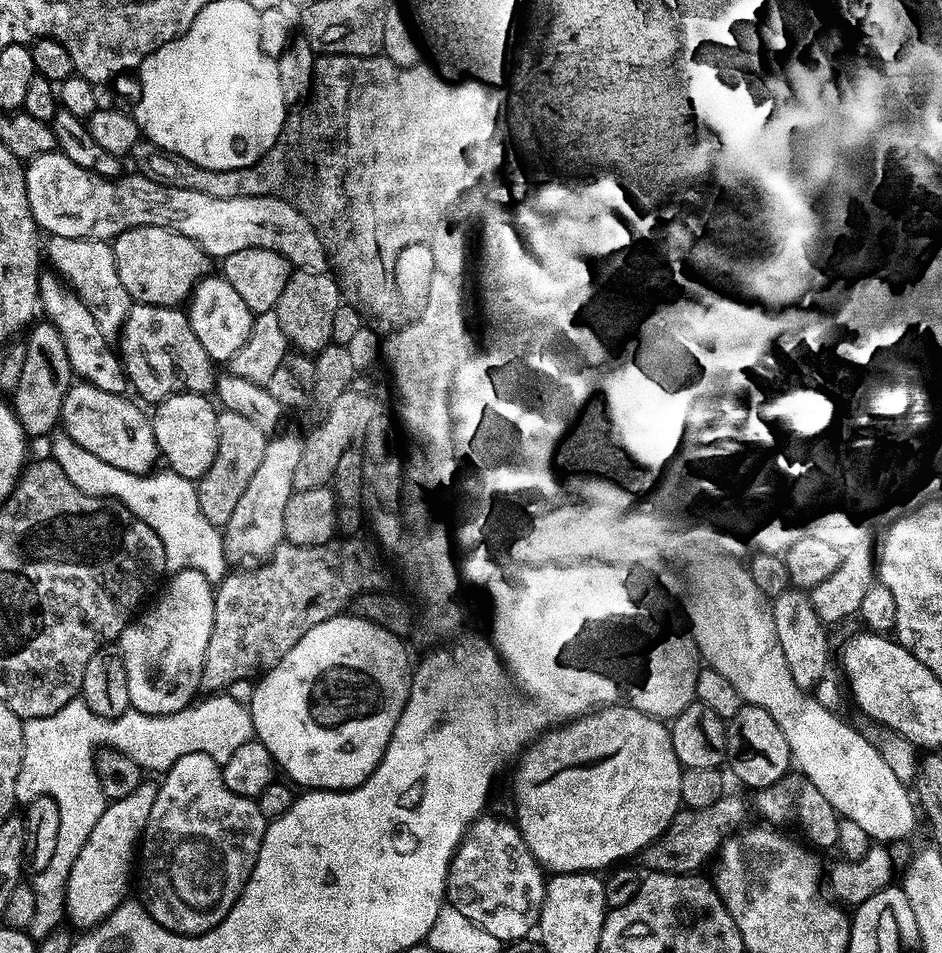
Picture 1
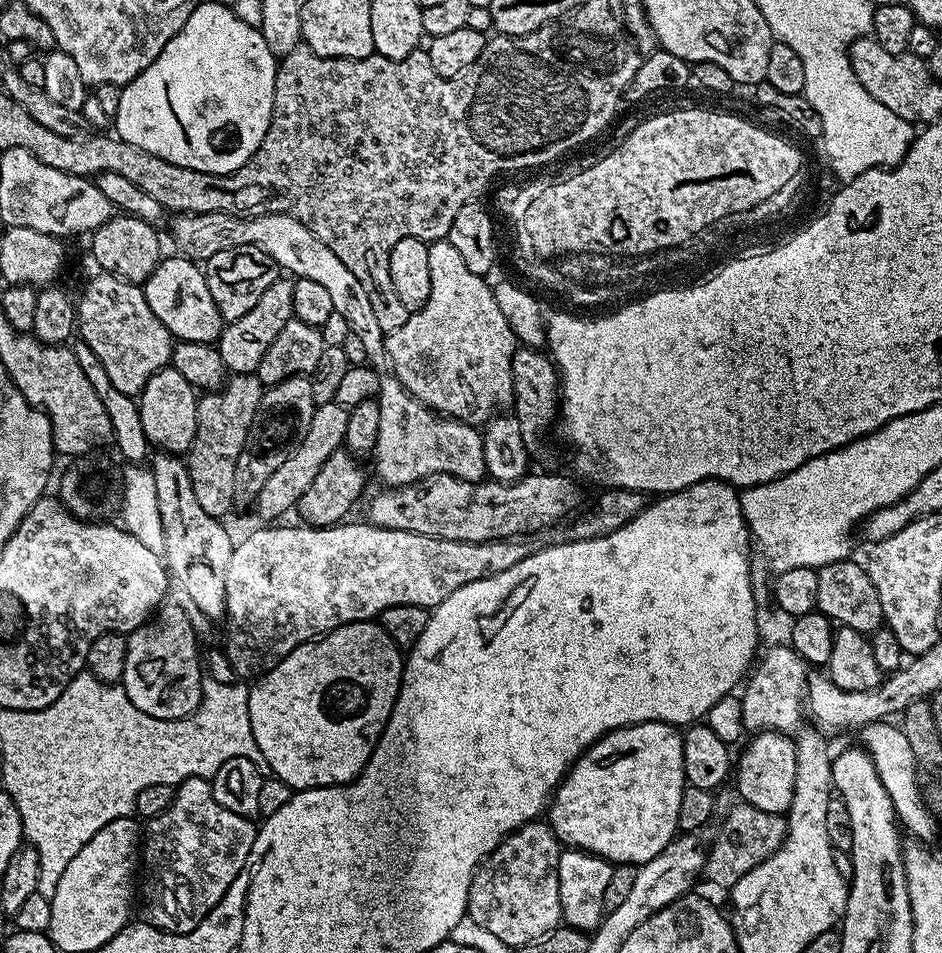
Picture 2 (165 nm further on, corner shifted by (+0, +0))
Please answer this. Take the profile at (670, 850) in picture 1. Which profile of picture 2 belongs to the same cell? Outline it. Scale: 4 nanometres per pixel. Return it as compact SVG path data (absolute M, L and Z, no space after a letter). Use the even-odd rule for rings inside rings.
M743 802L736 805L728 812L724 825L716 832L712 840L712 848L707 849L704 858L703 879L724 890L730 890L742 878L742 874L750 874L754 866L766 862L770 854L774 854L784 845L788 833L788 821L778 814L766 814L766 810L758 810L754 806Z

